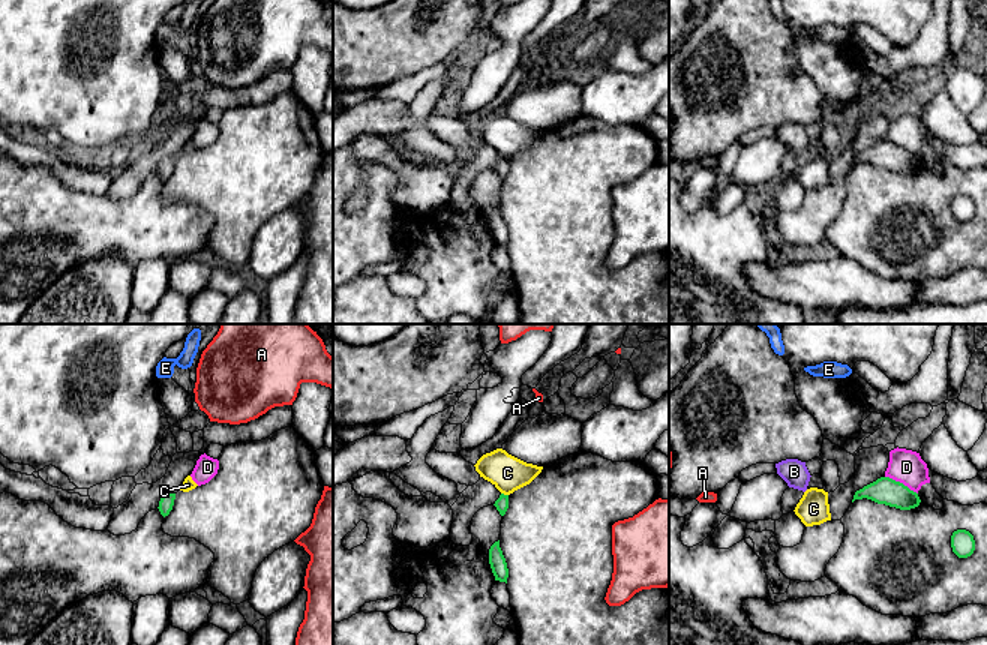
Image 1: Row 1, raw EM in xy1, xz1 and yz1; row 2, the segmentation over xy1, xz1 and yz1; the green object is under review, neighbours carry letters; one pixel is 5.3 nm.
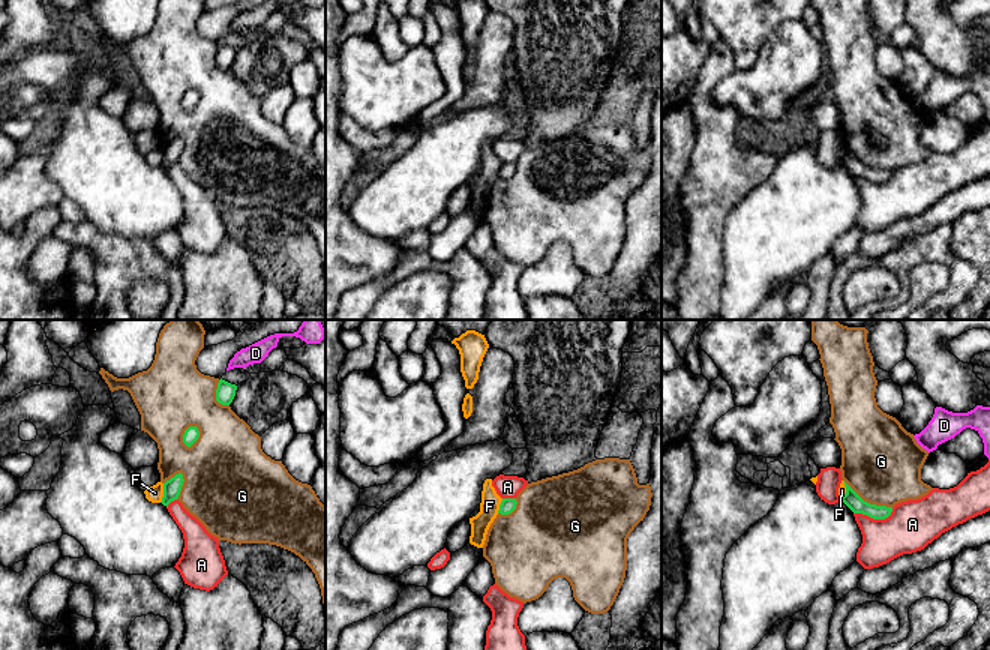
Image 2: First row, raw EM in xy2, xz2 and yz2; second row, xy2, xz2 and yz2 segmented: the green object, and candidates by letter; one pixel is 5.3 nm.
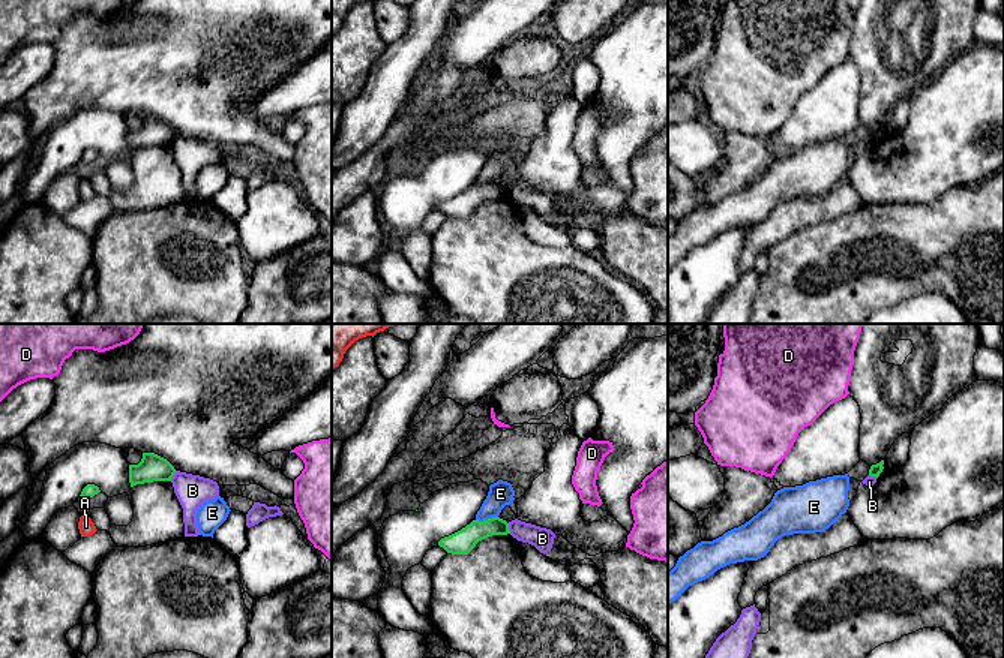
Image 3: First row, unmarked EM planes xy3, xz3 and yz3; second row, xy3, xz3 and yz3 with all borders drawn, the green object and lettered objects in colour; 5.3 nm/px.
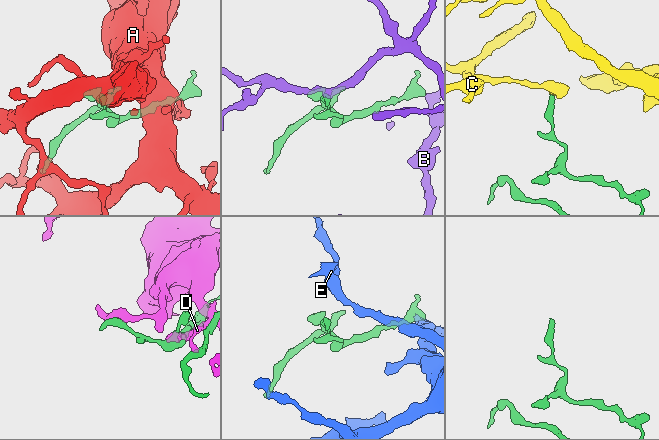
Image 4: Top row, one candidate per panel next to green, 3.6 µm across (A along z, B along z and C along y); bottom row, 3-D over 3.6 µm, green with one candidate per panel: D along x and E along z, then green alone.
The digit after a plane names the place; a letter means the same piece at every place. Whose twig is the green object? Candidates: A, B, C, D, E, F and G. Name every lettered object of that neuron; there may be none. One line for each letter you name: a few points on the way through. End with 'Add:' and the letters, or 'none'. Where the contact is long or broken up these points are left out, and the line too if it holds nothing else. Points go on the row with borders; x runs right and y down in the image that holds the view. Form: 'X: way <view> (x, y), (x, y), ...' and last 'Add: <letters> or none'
C: way xz1 (501, 504), (503, 494), (507, 473)
Add: C

